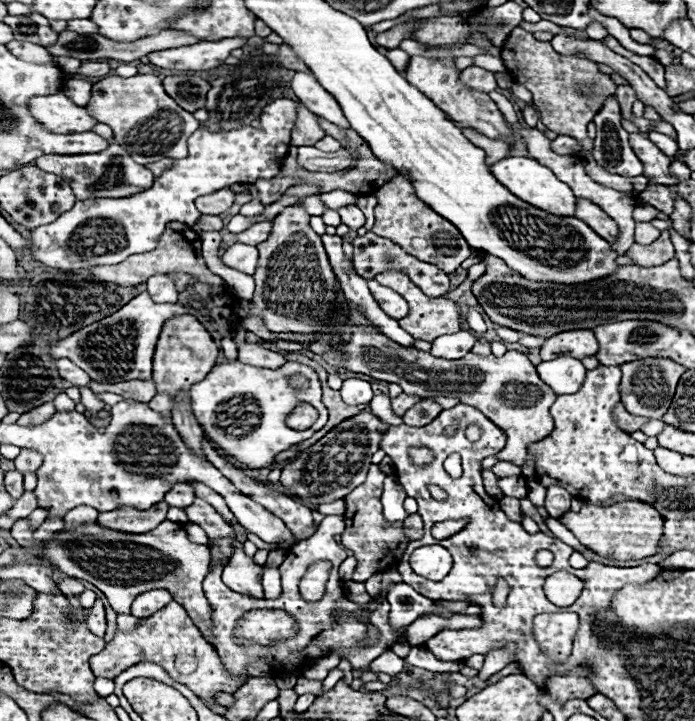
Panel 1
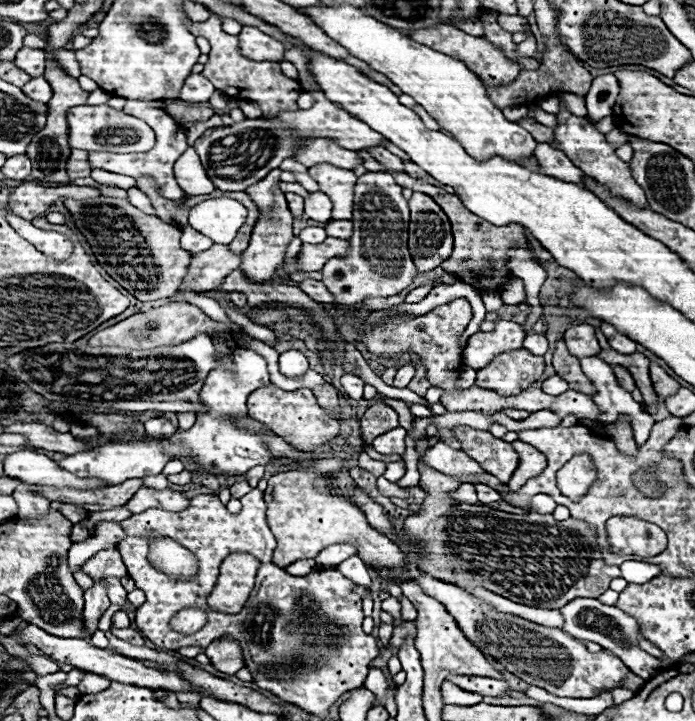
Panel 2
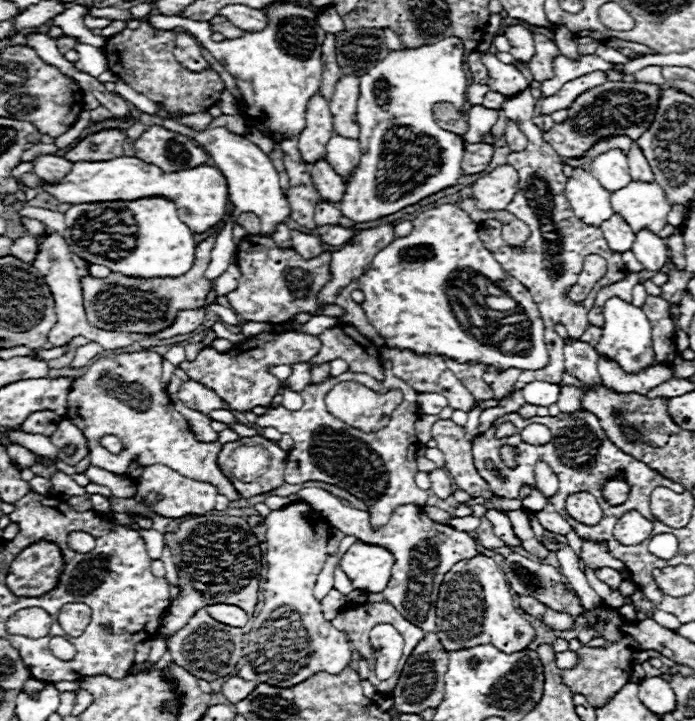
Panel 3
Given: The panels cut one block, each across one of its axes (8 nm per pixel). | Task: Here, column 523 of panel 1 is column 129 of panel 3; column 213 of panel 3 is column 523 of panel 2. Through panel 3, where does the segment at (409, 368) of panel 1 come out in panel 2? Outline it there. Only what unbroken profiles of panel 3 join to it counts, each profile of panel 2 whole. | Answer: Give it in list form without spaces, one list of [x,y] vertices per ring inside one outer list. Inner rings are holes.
[[[520,440],[512,442],[512,446],[518,452],[520,462],[518,462],[514,476],[508,482],[508,488],[516,490],[516,488],[522,488],[522,484],[526,484],[526,480],[538,476],[546,468],[546,456],[542,452],[538,452],[534,446],[520,442]]]

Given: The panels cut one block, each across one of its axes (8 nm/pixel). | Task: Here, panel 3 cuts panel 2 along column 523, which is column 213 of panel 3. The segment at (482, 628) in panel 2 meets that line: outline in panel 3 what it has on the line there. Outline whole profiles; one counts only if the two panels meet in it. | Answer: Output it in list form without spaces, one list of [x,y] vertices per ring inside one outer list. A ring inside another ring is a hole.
[[[204,608],[198,610],[188,620],[188,624],[168,640],[168,648],[172,650],[172,660],[178,666],[192,672],[192,676],[204,678],[208,682],[234,672],[238,660],[244,656],[242,654],[244,646],[246,646],[246,634],[242,628],[232,628],[226,624],[220,624],[218,620],[212,620],[212,616],[204,612]]]

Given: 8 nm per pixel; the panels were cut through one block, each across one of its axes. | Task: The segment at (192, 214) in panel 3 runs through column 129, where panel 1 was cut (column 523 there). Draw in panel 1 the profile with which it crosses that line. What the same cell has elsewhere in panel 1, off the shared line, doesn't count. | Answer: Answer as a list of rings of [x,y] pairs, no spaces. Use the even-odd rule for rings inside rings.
[[[510,156],[510,158],[502,158],[496,164],[490,166],[490,172],[496,176],[496,180],[506,186],[514,196],[526,200],[528,204],[534,204],[536,208],[542,208],[550,214],[556,216],[572,216],[574,208],[576,208],[576,196],[572,194],[572,190],[560,182],[554,172],[546,166],[542,166],[538,160],[528,158],[528,156]]]

